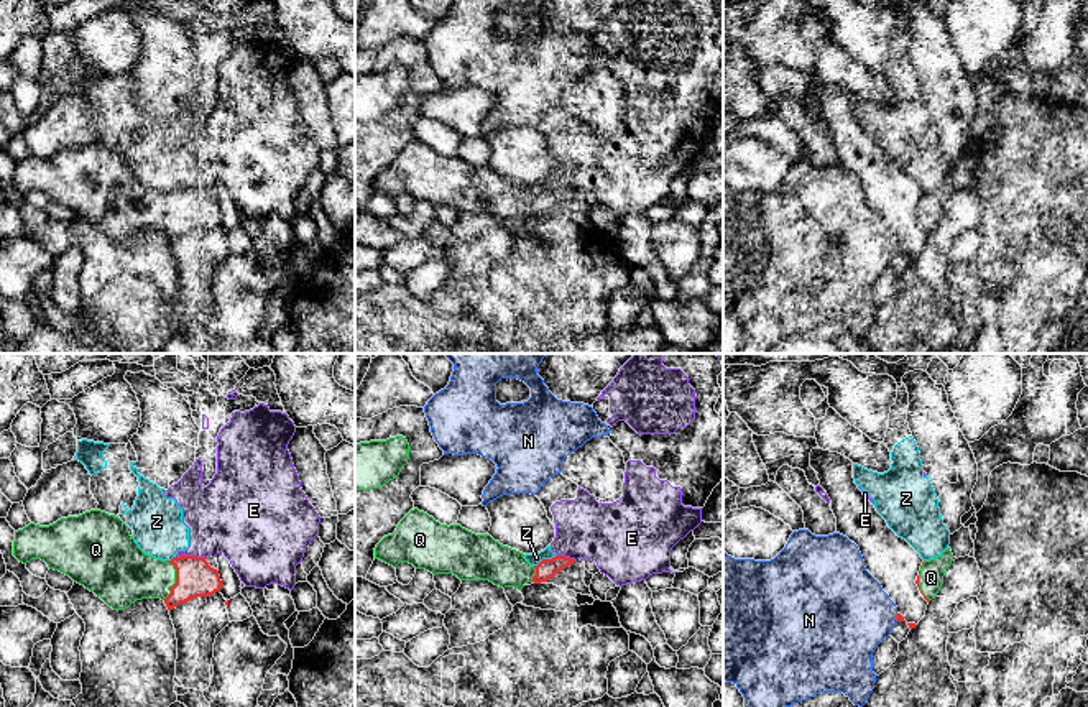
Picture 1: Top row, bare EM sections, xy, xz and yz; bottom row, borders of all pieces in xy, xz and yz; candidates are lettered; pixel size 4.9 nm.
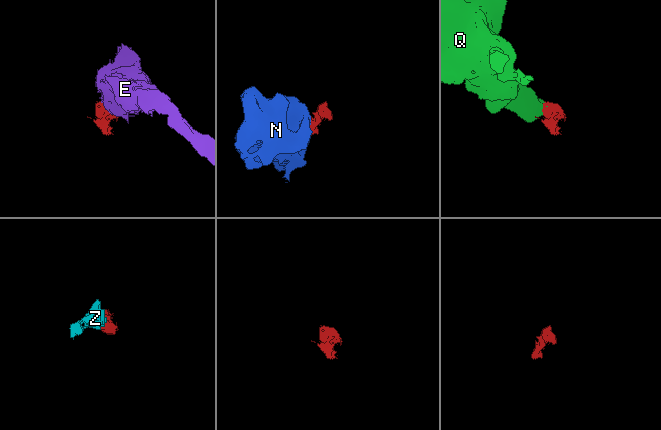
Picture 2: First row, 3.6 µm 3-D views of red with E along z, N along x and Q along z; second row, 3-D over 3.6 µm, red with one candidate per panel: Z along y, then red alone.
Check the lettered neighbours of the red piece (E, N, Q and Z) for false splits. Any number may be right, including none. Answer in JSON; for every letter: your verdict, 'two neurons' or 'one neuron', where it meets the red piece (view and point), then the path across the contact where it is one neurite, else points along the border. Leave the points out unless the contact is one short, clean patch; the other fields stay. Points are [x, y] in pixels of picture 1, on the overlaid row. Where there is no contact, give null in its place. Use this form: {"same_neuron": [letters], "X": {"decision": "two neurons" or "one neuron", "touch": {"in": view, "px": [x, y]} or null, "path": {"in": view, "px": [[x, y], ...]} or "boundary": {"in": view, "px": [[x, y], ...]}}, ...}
{"same_neuron": [], "E": {"decision": "two neurons", "touch": {"in": "xy", "px": [191, 556]}}, "N": {"decision": "two neurons", "touch": {"in": "yz", "px": [898, 617]}}, "Q": {"decision": "two neurons", "touch": {"in": "xy", "px": [176, 581]}}, "Z": {"decision": "two neurons", "touch": {"in": "xz", "px": [544, 559]}}}

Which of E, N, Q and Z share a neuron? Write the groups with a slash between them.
E Z / N / Q

